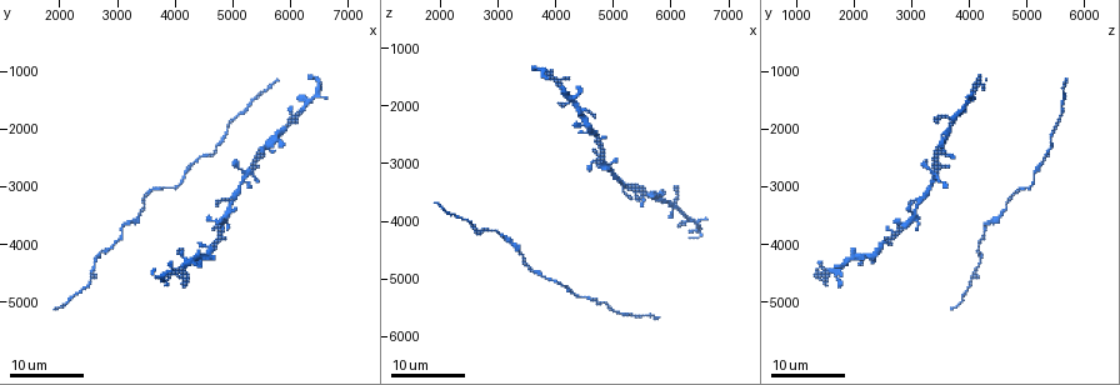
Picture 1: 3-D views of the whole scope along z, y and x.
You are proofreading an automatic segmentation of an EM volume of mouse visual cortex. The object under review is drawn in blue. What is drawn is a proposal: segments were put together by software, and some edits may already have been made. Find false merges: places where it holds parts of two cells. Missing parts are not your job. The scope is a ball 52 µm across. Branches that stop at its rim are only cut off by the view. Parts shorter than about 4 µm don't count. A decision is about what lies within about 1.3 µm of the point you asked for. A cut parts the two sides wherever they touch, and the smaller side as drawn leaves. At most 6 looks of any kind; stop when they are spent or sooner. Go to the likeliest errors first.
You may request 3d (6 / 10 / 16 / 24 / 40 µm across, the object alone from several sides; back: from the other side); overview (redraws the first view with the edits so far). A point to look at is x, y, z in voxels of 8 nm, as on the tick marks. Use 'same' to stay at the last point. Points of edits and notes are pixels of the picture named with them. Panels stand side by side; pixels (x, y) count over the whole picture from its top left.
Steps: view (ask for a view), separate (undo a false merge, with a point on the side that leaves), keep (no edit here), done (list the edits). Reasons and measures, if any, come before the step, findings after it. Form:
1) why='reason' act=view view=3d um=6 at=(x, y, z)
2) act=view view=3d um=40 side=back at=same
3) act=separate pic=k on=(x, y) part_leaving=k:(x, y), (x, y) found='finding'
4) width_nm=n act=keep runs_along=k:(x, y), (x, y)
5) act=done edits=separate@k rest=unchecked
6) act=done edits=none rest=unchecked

why='arms run side by side' act=view view=3d um=24 at=(2550, 4650, 4050)

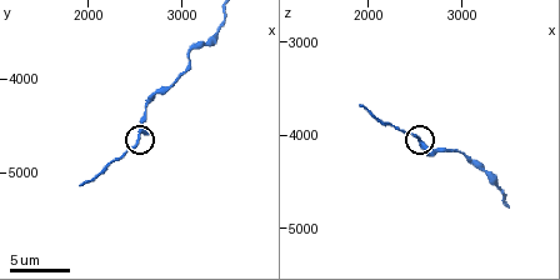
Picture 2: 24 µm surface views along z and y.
act=view view=3d um=10 at=(2550, 4600, 4050)

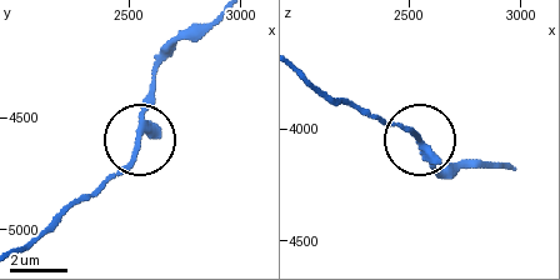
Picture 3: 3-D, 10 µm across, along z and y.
act=view view=3d um=6 at=(2540, 4620, 4050)

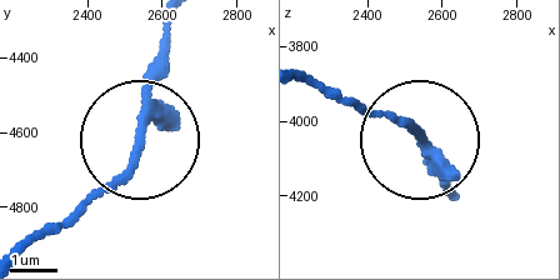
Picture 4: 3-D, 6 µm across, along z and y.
width_nm=190 act=keep runs_along=4:(451, 190), (424, 138), (340, 90) found='one cell here'

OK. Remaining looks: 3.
why='calibre changes' act=view view=3d um=16 at=(4400, 2550, 5250)

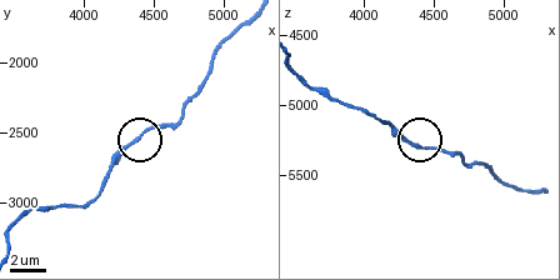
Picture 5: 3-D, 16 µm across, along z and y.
act=view view=3d um=10 at=(4360, 2560, 5300)

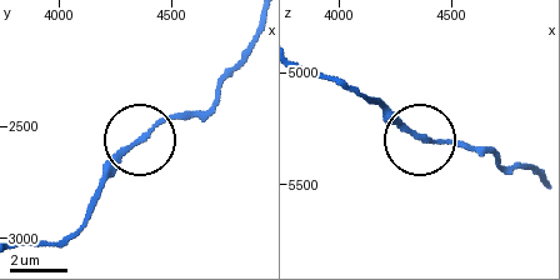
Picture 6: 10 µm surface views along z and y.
width_nm=160 act=keep runs_along=6:(258, 34), (205, 110), (155, 128), (100, 183) found='all the same cell'

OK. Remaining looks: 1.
act=done edits=none rest=unchecked

